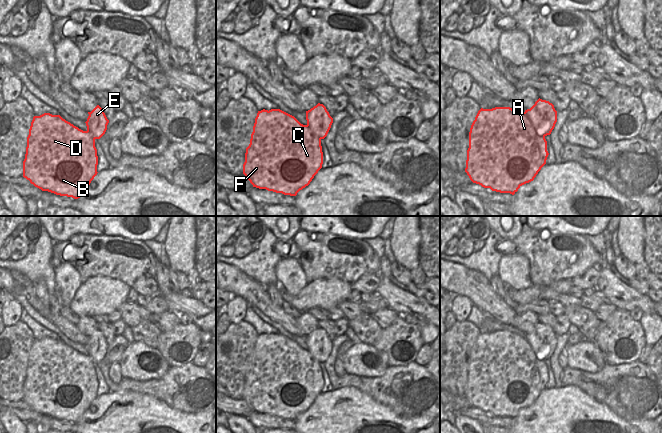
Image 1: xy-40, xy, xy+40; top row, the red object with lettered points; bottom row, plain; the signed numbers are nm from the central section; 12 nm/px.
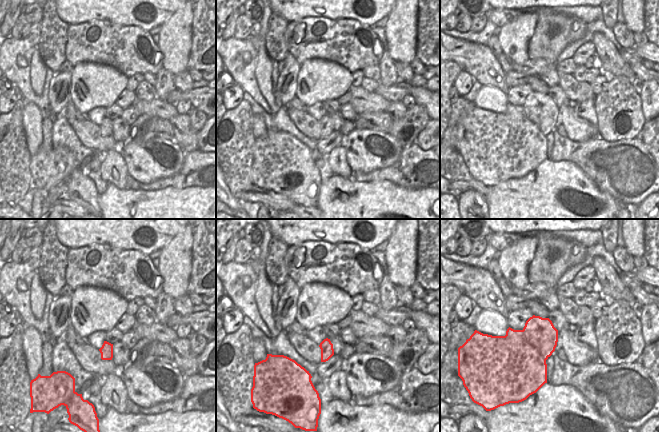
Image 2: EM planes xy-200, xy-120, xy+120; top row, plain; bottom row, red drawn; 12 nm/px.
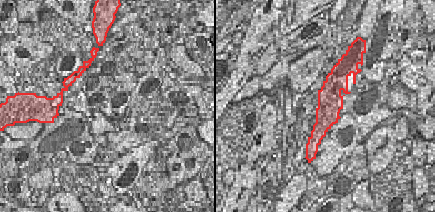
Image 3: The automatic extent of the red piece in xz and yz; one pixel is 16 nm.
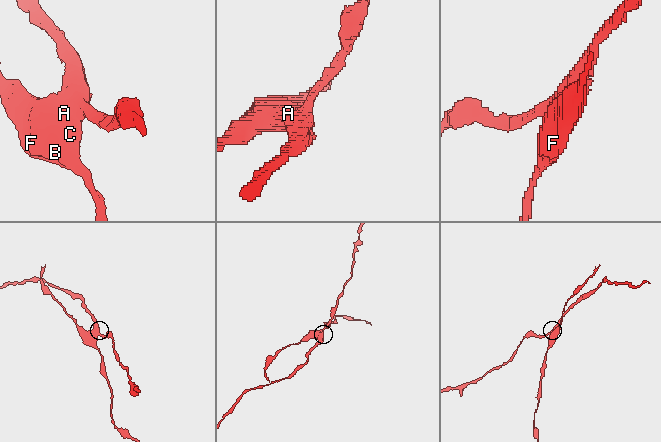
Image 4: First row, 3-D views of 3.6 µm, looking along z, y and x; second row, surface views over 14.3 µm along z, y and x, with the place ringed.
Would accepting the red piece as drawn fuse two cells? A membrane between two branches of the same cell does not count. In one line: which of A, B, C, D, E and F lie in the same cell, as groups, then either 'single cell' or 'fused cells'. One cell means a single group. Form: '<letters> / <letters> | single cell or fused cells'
A B C D F / E | fused cells

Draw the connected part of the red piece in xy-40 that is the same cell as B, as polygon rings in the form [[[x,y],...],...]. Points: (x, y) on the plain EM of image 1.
[[[60,339],[34,340],[27,361],[23,401],[42,415],[78,423],[97,399],[94,360]]]

